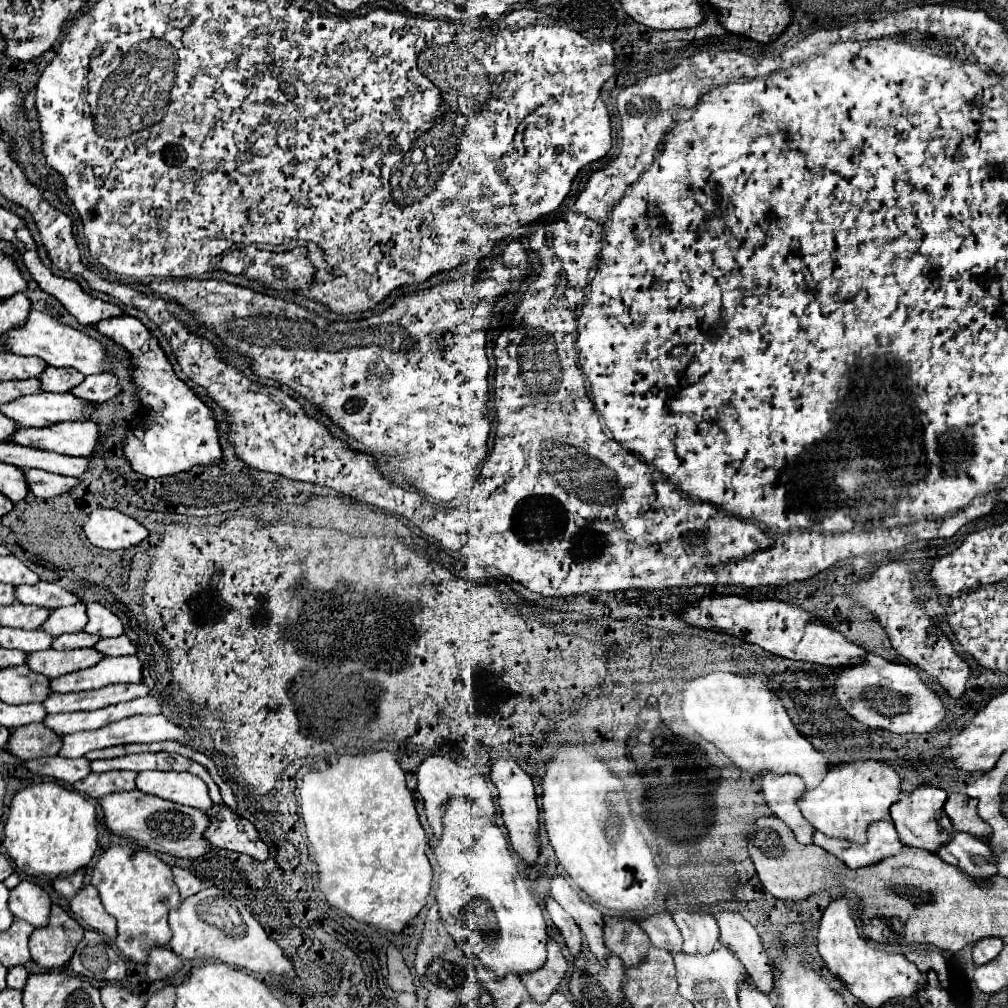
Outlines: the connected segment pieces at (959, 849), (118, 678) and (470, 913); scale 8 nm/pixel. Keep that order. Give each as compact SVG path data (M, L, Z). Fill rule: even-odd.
M954 832L952 840L944 844L936 852L944 862L958 866L962 872L970 874L974 880L982 880L996 874L996 866L992 860L992 848L984 844L980 838L966 834L966 832Z
M138 656L104 658L96 666L64 674L50 680L52 692L82 692L94 690L118 682L140 682L142 680L142 660Z
M456 798L446 808L444 834L440 836L434 852L440 864L440 882L436 888L438 903L434 904L438 904L438 916L442 920L442 926L452 934L454 942L462 948L462 952L468 958L478 958L498 978L504 978L508 972L524 974L538 970L546 960L546 922L542 916L542 908L532 898L528 886L518 872L518 866L512 858L512 852L508 850L508 840L502 830L472 800Z

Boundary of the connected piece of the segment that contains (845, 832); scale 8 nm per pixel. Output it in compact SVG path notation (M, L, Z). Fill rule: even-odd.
M856 758L846 764L832 766L824 780L812 788L804 790L798 802L802 816L822 834L830 838L846 838L864 842L866 828L882 818L890 818L888 808L898 802L900 794L900 778L894 768L882 760L872 758Z

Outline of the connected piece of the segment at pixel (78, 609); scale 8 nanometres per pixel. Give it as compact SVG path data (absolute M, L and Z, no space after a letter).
M74 604L74 606L52 610L52 616L42 624L42 628L50 632L52 636L60 636L60 634L70 634L70 632L82 632L86 624L88 624L86 606Z

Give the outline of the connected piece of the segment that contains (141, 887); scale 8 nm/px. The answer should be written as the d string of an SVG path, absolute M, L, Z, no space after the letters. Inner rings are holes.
M114 844L108 850L104 850L104 854L98 858L98 862L96 862L94 870L92 870L90 882L98 888L104 908L118 920L116 948L122 952L122 956L126 956L132 962L144 964L144 960L148 956L148 948L152 944L168 944L172 932L168 928L166 918L168 918L168 910L176 908L180 904L180 894L178 894L178 886L174 884L170 866L164 864L156 854L152 854L152 852L144 850L144 848Z

